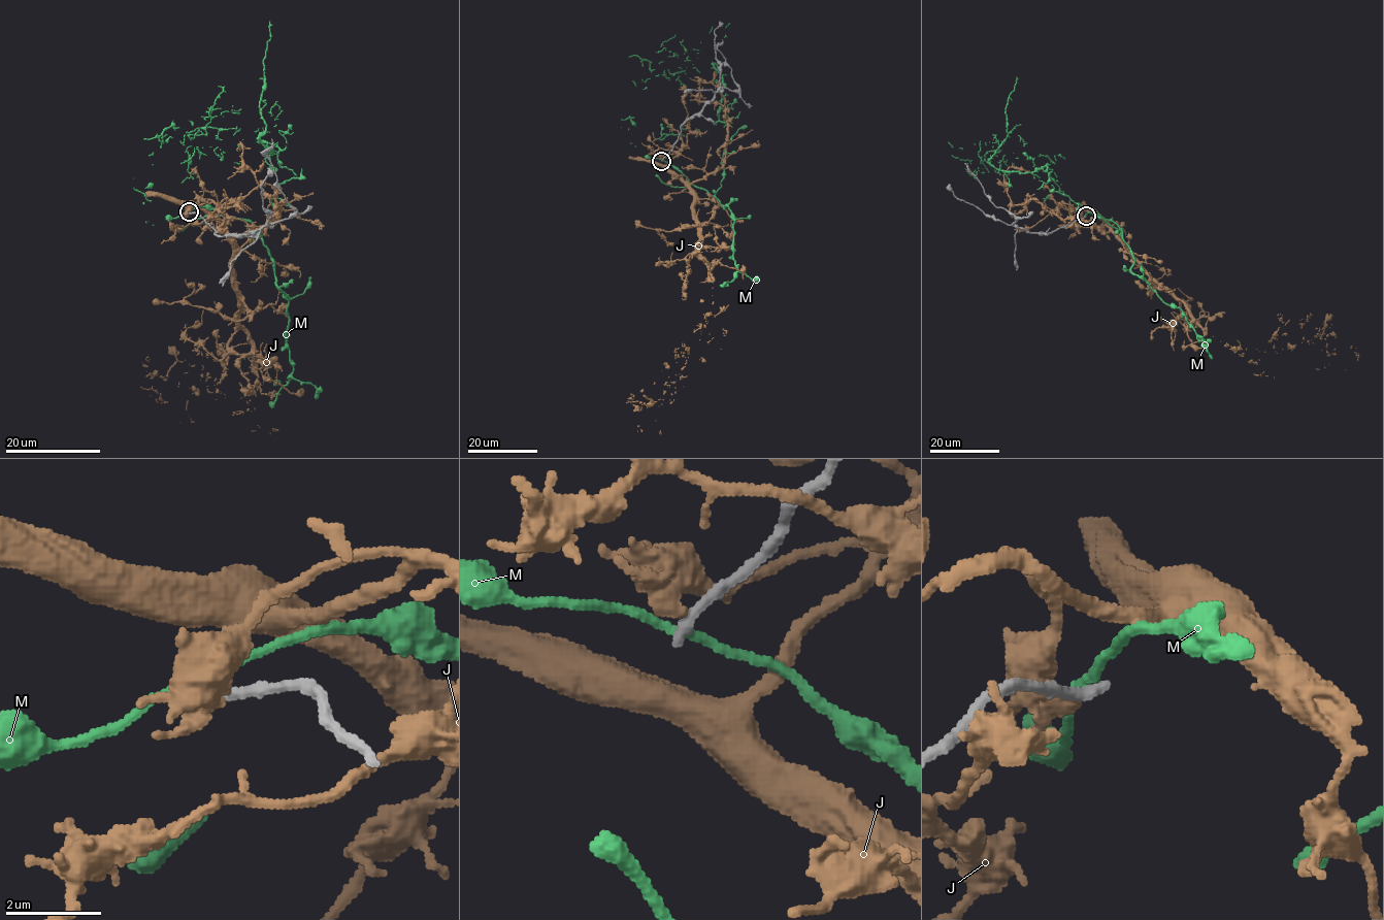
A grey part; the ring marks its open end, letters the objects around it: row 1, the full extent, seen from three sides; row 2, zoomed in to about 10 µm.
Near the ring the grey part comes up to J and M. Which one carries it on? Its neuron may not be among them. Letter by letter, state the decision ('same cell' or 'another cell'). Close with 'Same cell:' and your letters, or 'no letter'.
J: another cell
M: another cell
Same cell: no letter

